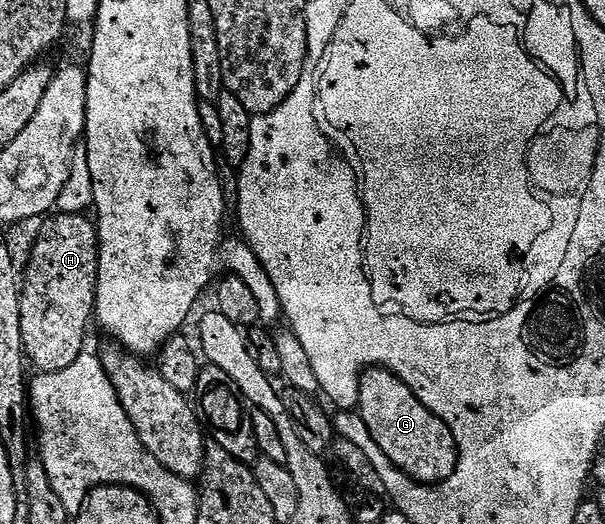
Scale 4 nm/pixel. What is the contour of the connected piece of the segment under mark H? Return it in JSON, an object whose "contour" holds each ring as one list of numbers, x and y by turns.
{"contour":[[59,212,50,218,44,219,42,224,44,236,31,248,31,257,27,260,27,272,25,268,21,276,21,291,19,293,19,301,21,302,21,342,23,343,23,354,28,365,30,365,36,373,66,370,67,367,73,366,73,362,77,362,79,355,88,347,87,327,93,324,93,317,95,315,95,278,99,274,99,234,96,221,92,219,90,215,81,212,77,214]]}

